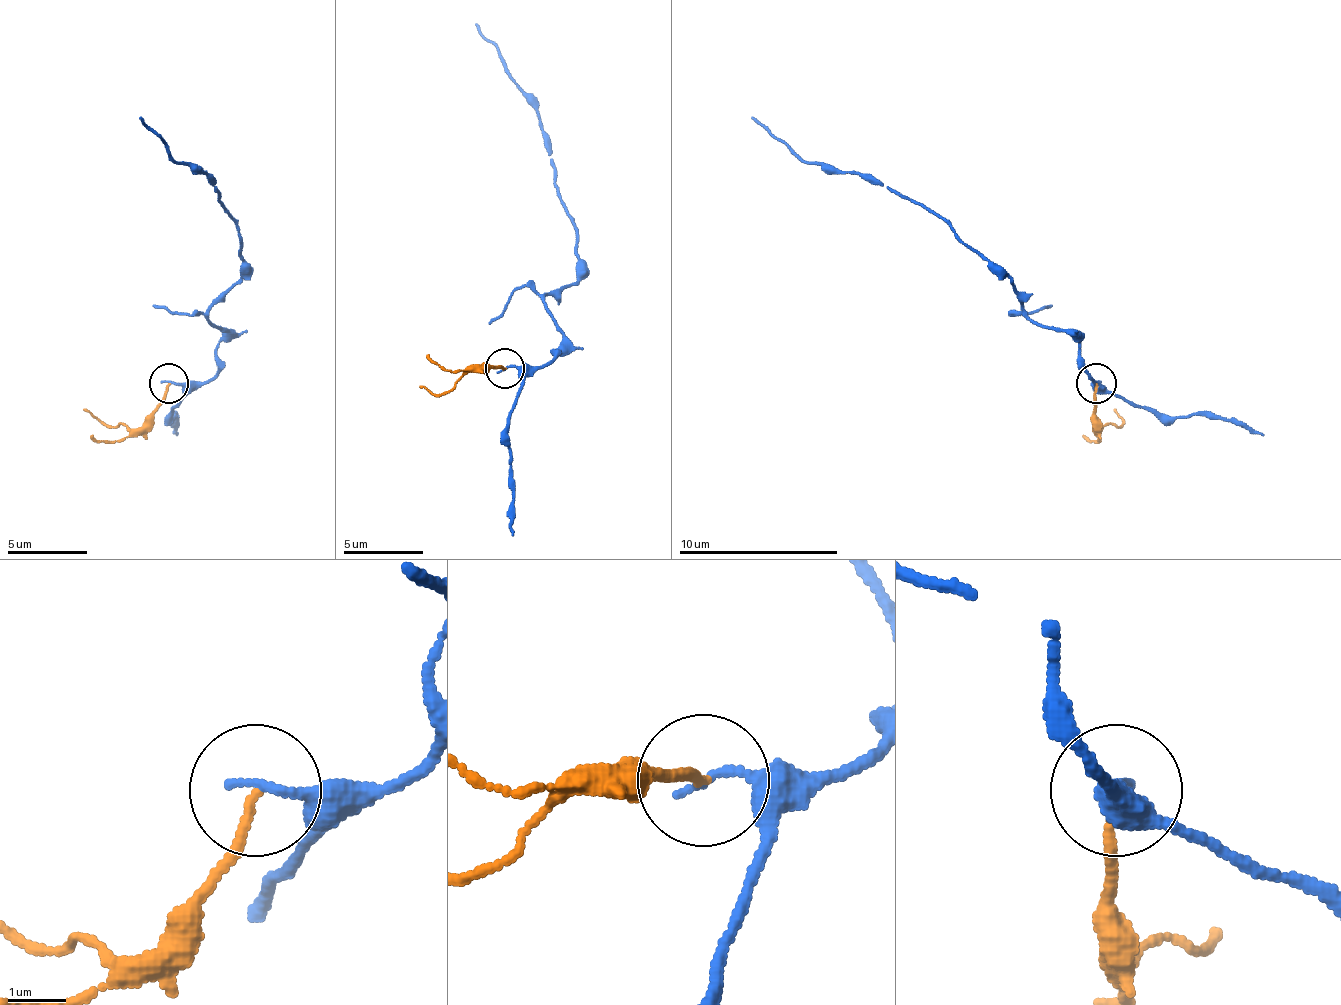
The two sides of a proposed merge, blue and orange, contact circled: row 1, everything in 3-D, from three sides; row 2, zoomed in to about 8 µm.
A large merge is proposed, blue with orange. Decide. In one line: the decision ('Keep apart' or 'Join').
Keep apart

